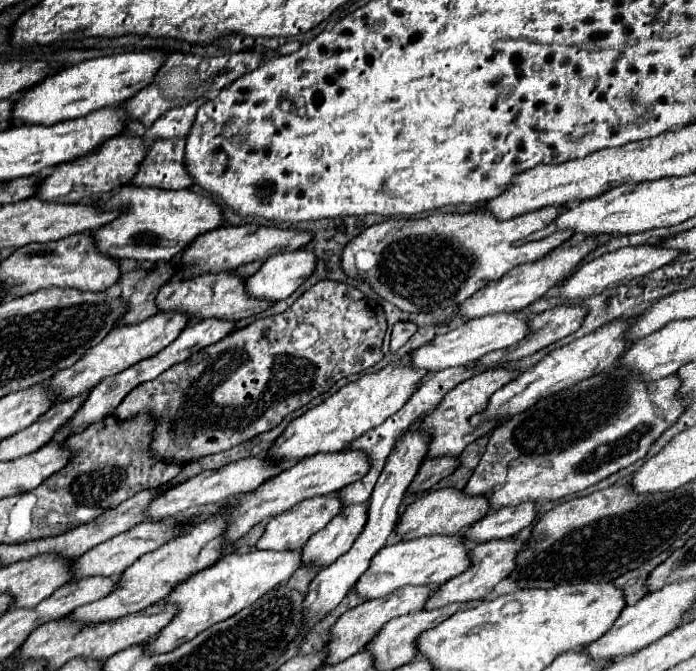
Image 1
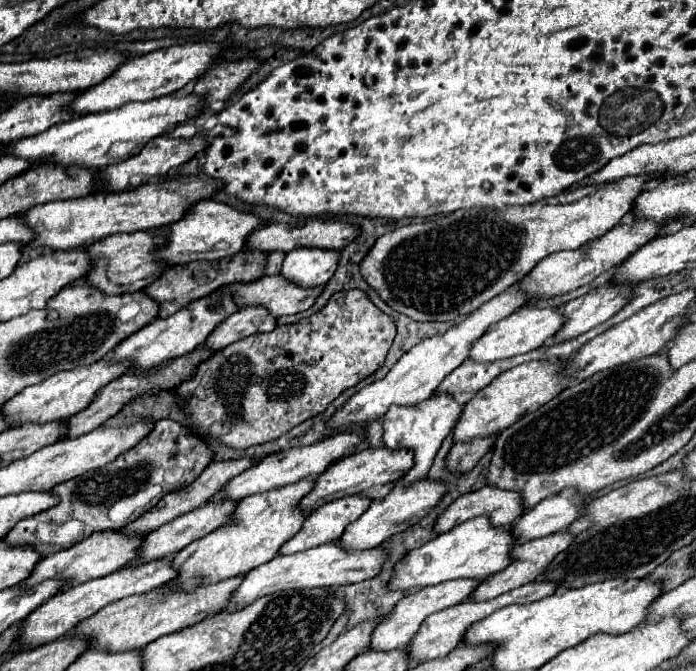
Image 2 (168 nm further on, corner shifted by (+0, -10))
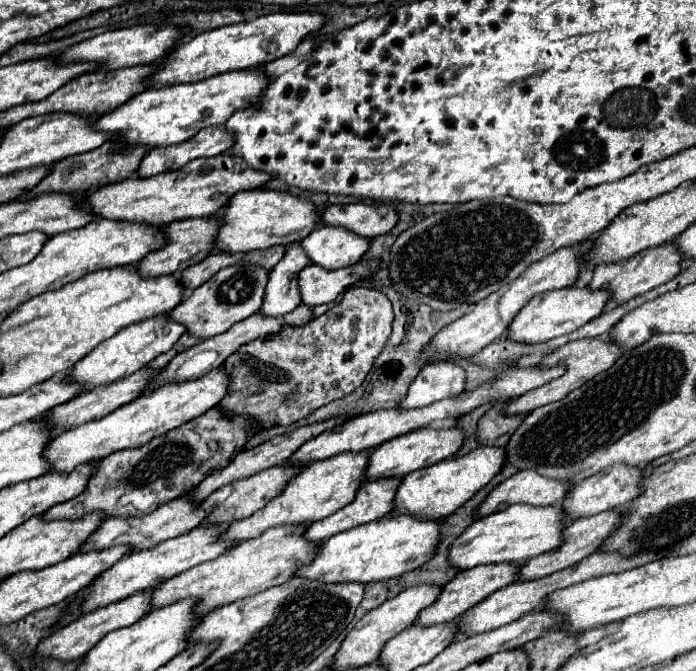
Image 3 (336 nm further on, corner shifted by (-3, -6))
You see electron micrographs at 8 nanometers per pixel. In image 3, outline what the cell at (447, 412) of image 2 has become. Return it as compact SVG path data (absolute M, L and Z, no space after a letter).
M432 362L432 366L420 370L406 398L400 402L400 408L422 408L450 396L460 396L464 382L466 372L458 362Z

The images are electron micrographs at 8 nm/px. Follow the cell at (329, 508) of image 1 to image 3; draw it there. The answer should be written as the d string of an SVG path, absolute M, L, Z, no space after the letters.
M382 478L382 480L366 480L354 502L340 508L336 514L312 522L306 532L308 540L324 540L332 534L346 532L350 528L368 524L372 520L380 520L394 510L394 494L398 490L402 478Z

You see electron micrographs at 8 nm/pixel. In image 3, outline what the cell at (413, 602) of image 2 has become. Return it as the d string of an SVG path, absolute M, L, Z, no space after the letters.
M500 562L500 564L488 564L488 566L476 566L472 570L464 570L460 572L454 580L450 580L448 584L444 584L440 598L426 610L420 612L416 624L422 626L432 626L432 624L442 624L442 622L450 622L456 620L460 614L464 614L466 610L470 610L472 606L480 604L484 598L488 598L492 592L516 582L516 570L520 570L520 564L512 564L512 562Z

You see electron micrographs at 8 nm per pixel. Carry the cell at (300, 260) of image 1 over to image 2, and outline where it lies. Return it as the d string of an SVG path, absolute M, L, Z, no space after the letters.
M297 248L289 252L281 266L281 276L295 286L313 288L327 284L337 268L337 252L321 248Z

